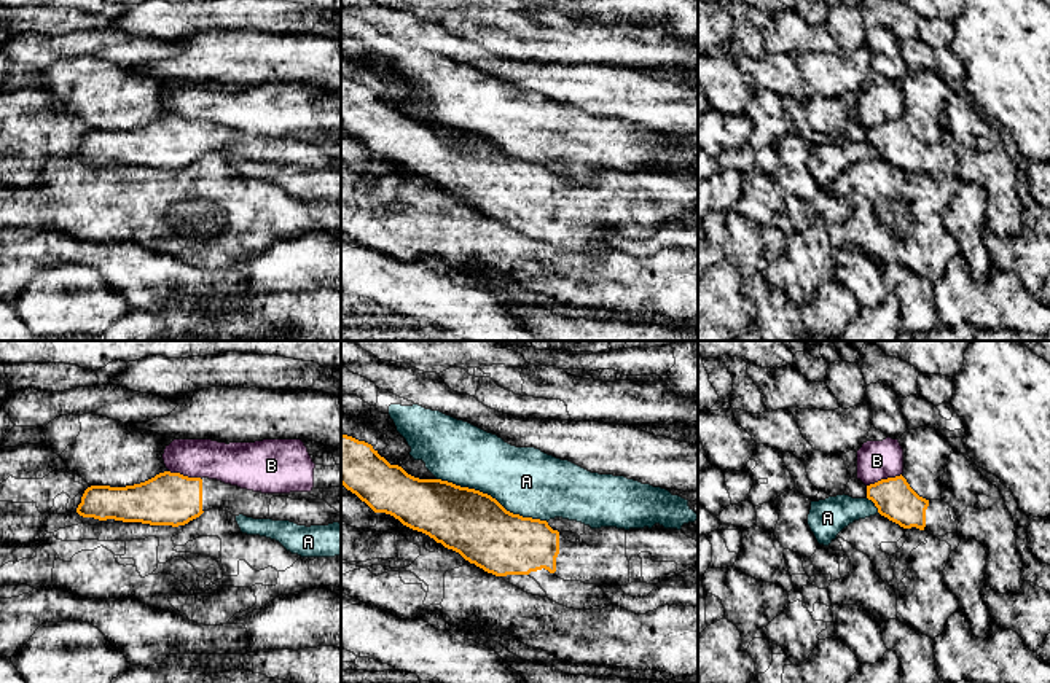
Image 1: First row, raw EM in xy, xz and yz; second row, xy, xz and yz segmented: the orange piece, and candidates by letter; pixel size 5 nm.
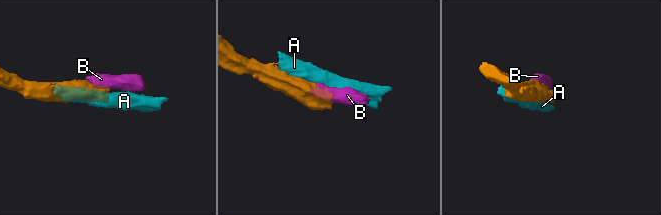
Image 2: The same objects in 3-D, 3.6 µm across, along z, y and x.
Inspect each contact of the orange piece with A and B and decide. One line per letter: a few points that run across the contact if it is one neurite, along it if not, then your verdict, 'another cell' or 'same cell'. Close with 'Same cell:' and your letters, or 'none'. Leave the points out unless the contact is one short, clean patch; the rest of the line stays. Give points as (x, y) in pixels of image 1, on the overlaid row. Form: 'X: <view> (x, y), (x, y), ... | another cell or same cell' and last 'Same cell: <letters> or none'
A: another cell
B: yz (901, 473), (867, 486) | another cell
Same cell: none

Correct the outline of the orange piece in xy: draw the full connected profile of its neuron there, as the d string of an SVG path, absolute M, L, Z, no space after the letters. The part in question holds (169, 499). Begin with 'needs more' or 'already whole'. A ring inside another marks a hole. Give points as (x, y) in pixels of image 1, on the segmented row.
needs more | M164 471L126 487L91 486L76 513L99 521L115 519L150 525L185 525L212 508L233 516L328 525L336 509L309 492L261 494L209 478Z

